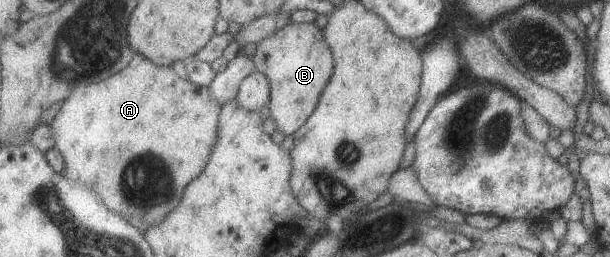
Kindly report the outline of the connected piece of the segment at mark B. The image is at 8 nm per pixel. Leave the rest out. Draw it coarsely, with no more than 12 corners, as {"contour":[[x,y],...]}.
{"contour":[[292,22],[258,44],[273,84],[271,117],[292,135],[334,73],[314,22]]}

